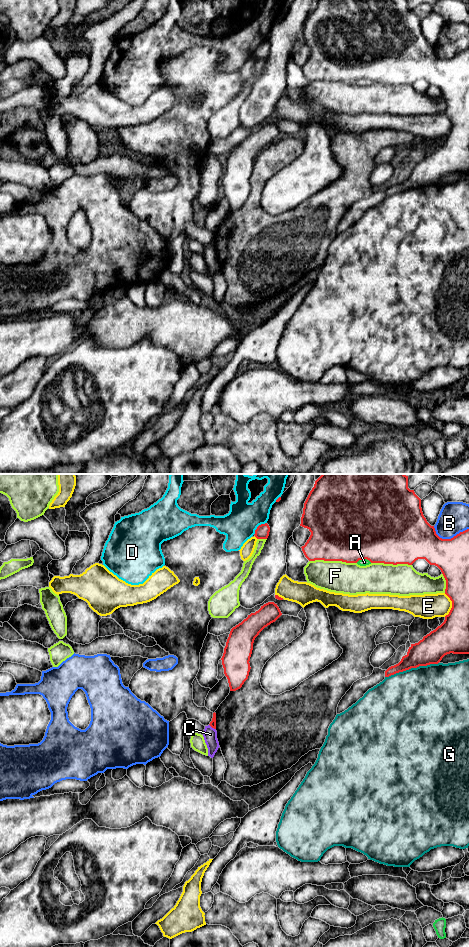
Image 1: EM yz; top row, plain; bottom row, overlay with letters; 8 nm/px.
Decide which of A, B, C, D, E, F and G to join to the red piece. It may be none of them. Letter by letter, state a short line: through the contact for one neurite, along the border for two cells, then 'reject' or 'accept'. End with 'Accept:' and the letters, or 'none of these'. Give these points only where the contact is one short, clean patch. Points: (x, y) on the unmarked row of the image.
A: reject
B: reject
C: yz (209, 244), (215, 249) | reject
D: reject
E: reject
F: reject
G: reject
Accept: none of these

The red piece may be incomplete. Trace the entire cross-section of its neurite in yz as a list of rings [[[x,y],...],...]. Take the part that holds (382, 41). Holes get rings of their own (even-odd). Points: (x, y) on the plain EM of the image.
[[[316,0],[304,23],[300,46],[311,52],[309,59],[301,67],[309,81],[357,83],[367,79],[371,83],[412,85],[418,79],[425,79],[441,90],[446,100],[445,114],[452,121],[449,134],[435,150],[418,163],[411,164],[401,181],[385,191],[385,197],[419,186],[438,184],[450,173],[469,174],[469,49],[451,59],[440,58],[434,46],[424,37],[421,19],[414,10],[408,8],[408,0]]]

